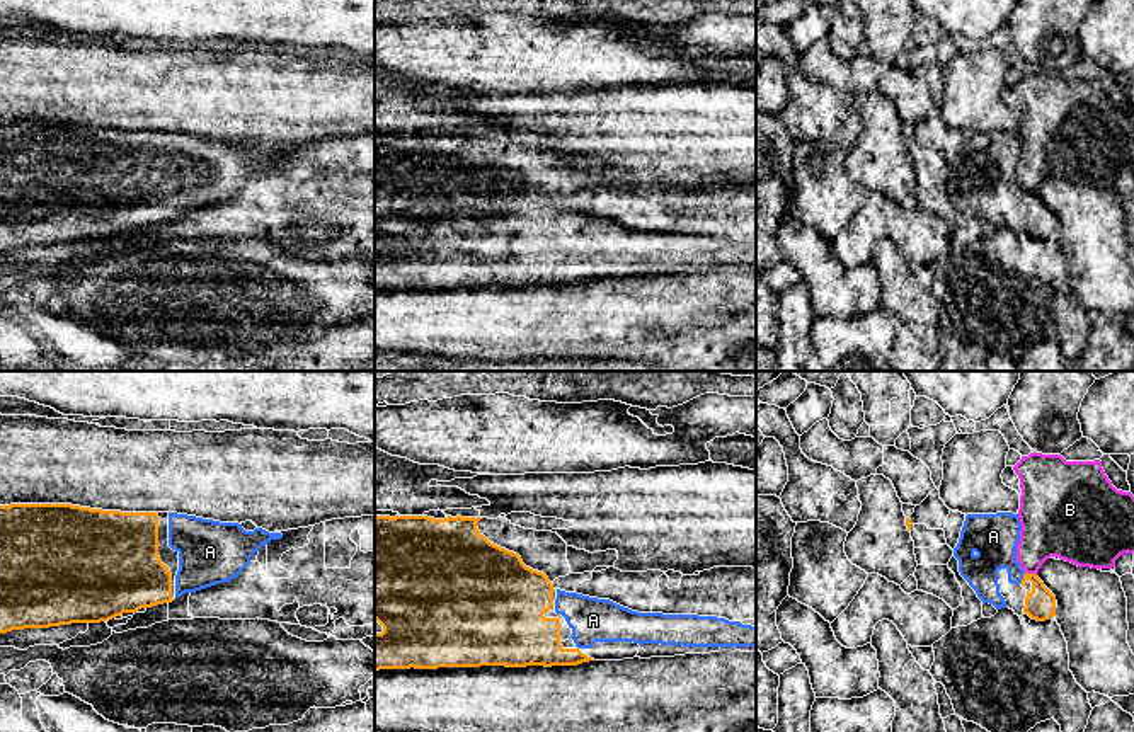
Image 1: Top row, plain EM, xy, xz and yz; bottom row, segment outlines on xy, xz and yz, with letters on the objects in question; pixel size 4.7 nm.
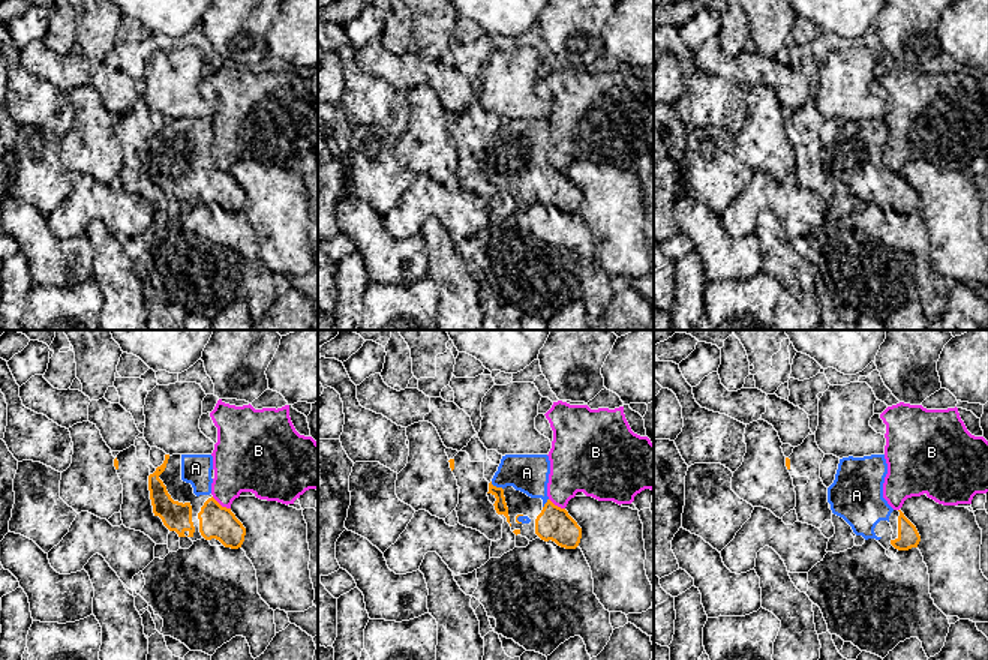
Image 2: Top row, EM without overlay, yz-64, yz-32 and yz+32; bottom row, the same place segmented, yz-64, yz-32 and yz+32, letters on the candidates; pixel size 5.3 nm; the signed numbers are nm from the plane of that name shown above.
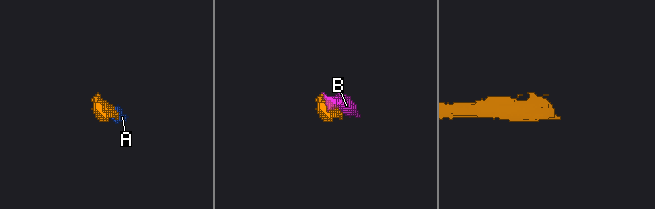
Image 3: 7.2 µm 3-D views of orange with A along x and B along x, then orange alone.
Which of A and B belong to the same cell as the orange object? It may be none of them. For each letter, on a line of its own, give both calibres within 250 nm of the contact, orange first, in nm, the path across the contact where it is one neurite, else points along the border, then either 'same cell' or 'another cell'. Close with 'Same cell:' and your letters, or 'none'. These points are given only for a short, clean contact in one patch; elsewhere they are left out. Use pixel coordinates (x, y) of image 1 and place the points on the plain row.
A: calibres 140 and 220 nm; same cell
B: calibres 140 and 280 nm; another cell
Same cell: A

